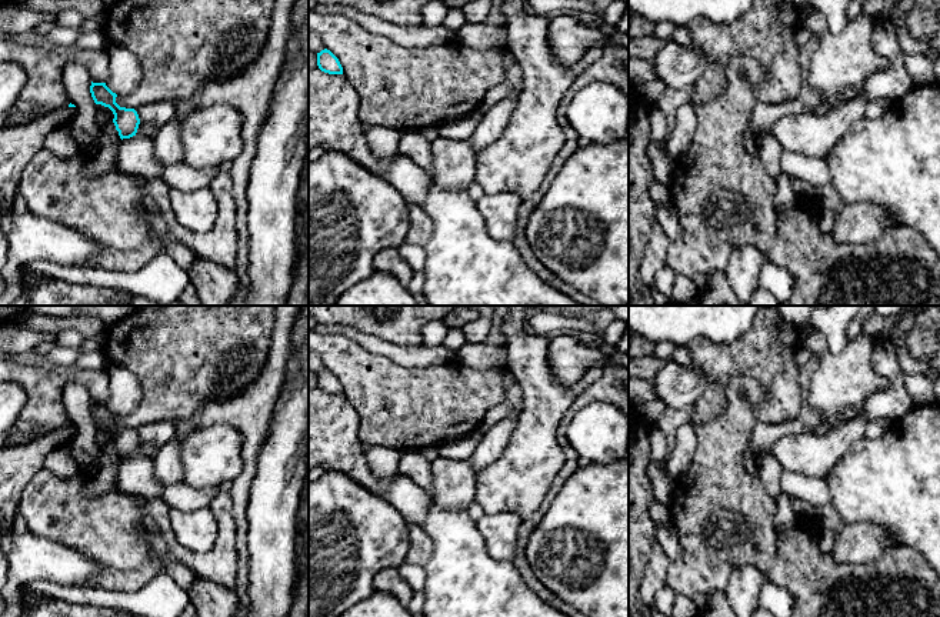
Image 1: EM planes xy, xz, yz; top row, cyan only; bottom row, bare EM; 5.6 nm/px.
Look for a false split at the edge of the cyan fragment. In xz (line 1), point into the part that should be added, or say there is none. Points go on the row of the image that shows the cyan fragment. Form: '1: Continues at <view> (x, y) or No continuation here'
1: No continuation here

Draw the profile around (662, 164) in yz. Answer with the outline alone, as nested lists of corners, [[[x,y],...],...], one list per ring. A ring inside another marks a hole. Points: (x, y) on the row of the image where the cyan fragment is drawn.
[[[653,140],[649,146],[649,157],[651,161],[656,181],[669,187],[673,177],[674,160],[666,154],[664,147],[661,147]]]

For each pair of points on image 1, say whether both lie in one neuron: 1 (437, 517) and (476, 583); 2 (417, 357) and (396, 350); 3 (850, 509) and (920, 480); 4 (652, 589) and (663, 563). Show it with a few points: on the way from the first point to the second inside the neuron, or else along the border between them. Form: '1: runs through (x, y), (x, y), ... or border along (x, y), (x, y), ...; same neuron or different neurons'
1: runs through (453, 533), (459, 549), (460, 567); same neuron
2: runs through (412, 356), (402, 354); same neuron
3: runs through (867, 492), (877, 482), (903, 480); same neuron
4: runs through (652, 583), (657, 569); same neuron

